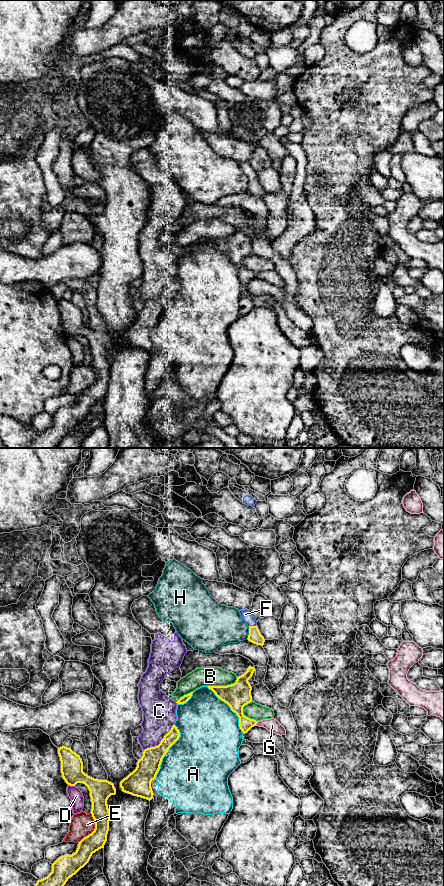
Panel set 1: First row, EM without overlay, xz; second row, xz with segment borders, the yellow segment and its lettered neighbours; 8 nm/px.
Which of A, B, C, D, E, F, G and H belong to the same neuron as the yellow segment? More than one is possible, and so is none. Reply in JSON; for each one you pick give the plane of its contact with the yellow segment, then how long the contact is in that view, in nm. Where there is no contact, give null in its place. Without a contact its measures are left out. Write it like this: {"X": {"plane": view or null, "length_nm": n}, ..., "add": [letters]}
{"F": {"plane": "xz", "length_nm": 70}, "add": ["F"]}

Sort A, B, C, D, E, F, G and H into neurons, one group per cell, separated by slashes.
A G / B / C / D / E / F / H

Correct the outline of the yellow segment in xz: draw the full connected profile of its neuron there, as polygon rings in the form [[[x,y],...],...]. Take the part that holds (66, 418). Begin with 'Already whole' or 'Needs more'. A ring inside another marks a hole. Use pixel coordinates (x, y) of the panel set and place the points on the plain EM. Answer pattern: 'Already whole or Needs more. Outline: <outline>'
Already whole. Outline: [[[62,298],[58,300],[58,306],[65,334],[70,338],[83,335],[90,343],[91,366],[95,373],[95,381],[79,394],[75,405],[59,409],[52,416],[52,424],[38,432],[28,448],[57,448],[68,431],[89,414],[93,405],[104,400],[107,393],[110,373],[107,352],[116,346],[114,336],[85,326],[82,311],[71,300]]]

